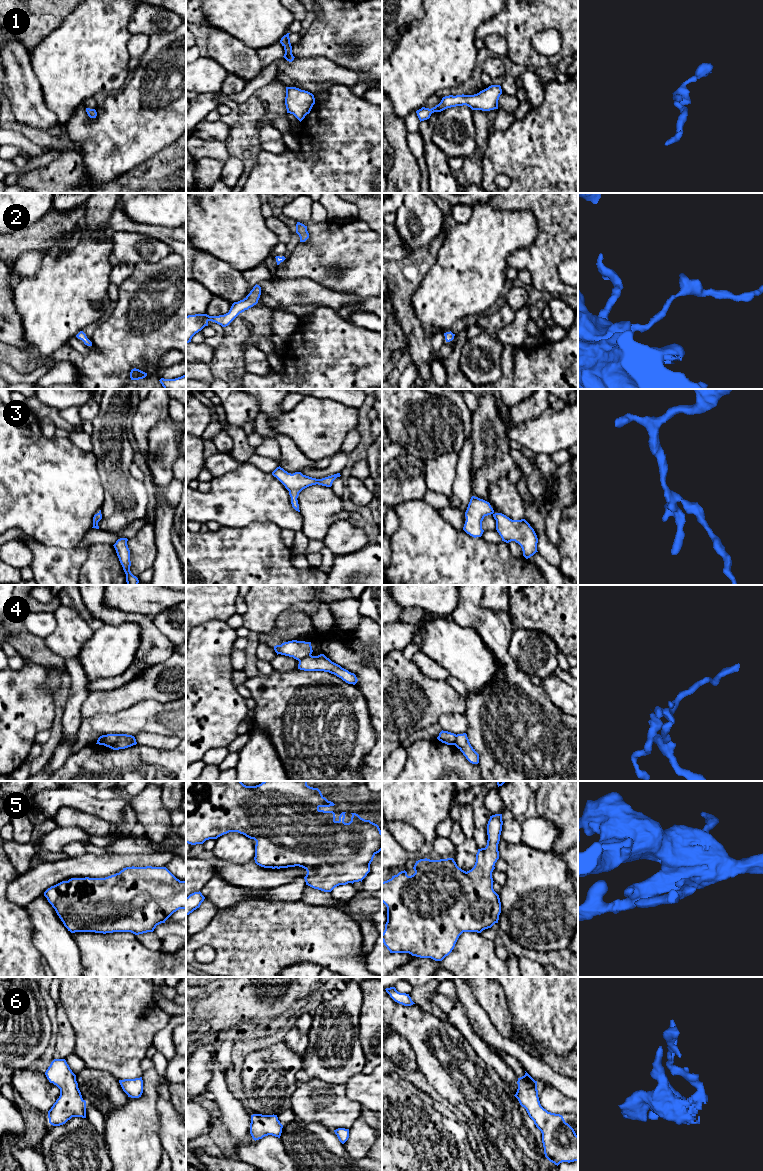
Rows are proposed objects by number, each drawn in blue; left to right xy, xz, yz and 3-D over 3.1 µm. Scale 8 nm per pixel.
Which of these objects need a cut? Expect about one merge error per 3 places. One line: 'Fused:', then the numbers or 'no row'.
Fused: 4

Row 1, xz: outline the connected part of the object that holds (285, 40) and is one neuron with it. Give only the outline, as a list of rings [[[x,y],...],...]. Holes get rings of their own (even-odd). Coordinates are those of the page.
[[[287,33],[286,35],[284,35],[281,40],[280,40],[280,43],[282,44],[282,46],[284,47],[284,50],[285,50],[285,54],[284,54],[284,58],[289,61],[289,62],[292,62],[294,60],[294,56],[292,54],[292,46],[291,46],[291,43],[290,43],[290,38],[289,38],[289,34],[290,33]]]

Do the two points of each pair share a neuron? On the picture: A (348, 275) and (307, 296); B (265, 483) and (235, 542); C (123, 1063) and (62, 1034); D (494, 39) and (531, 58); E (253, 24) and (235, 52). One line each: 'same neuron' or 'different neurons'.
A: different neurons
B: different neurons
C: different neurons
D: different neurons
E: different neurons

